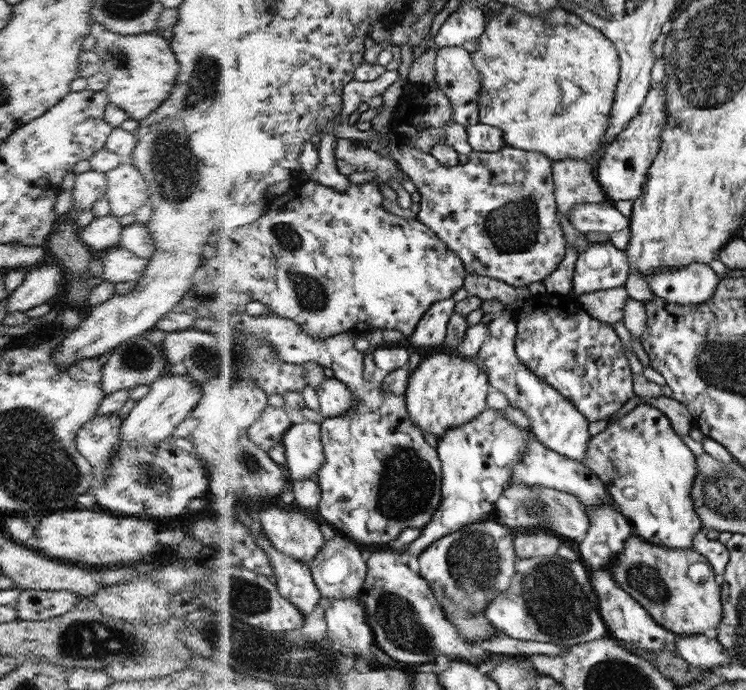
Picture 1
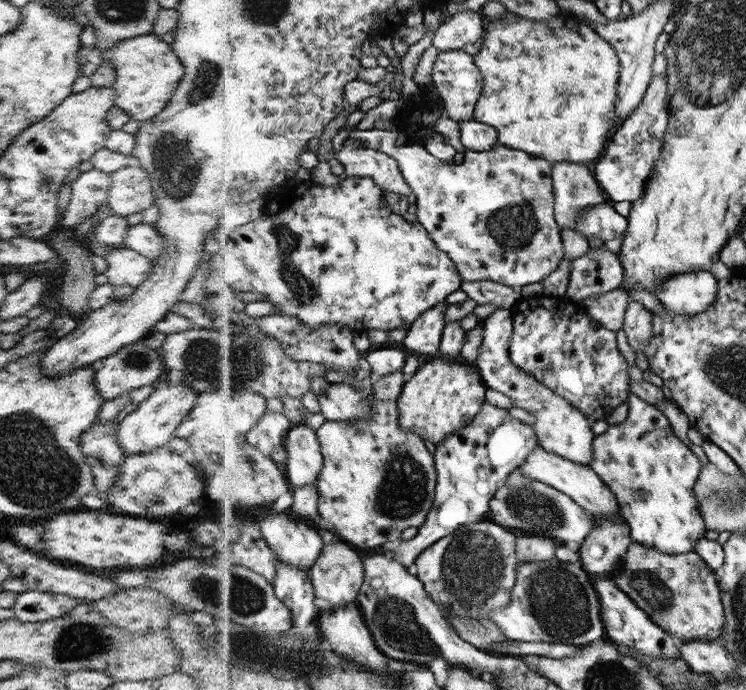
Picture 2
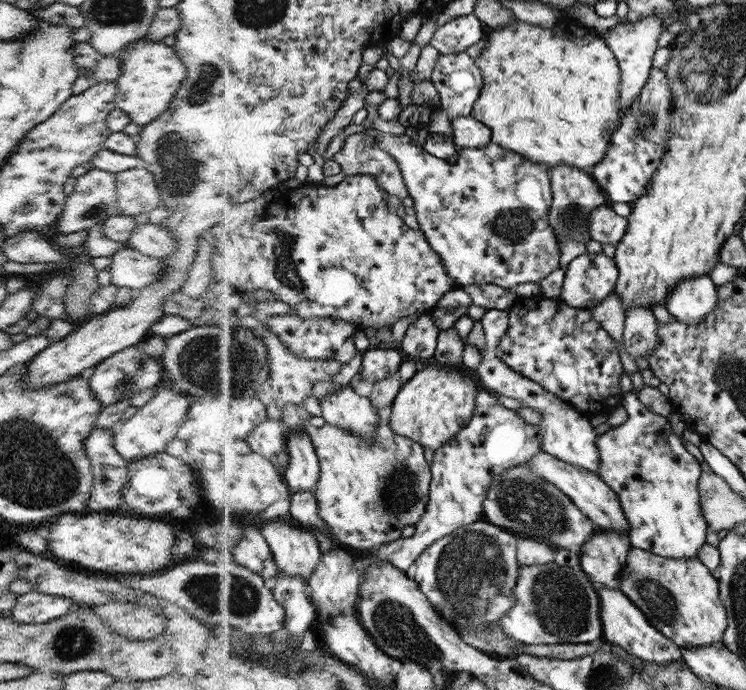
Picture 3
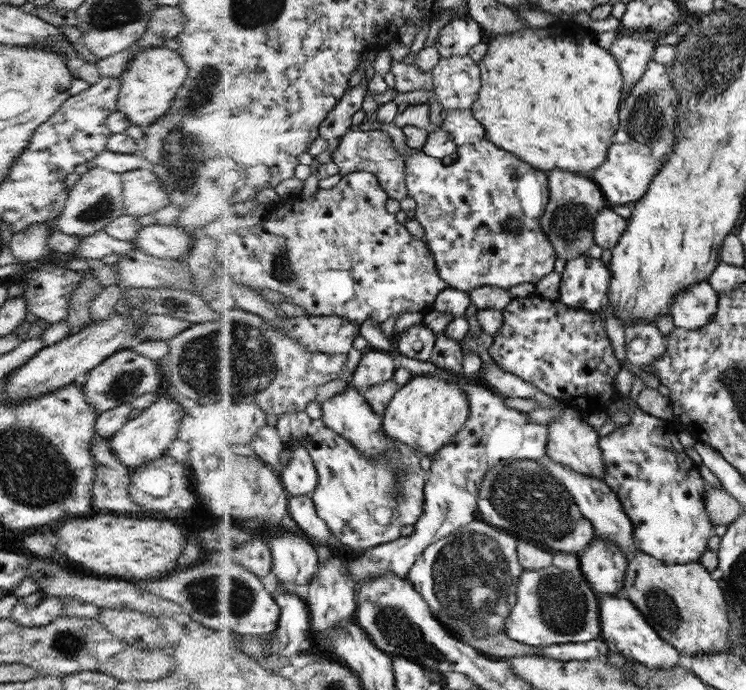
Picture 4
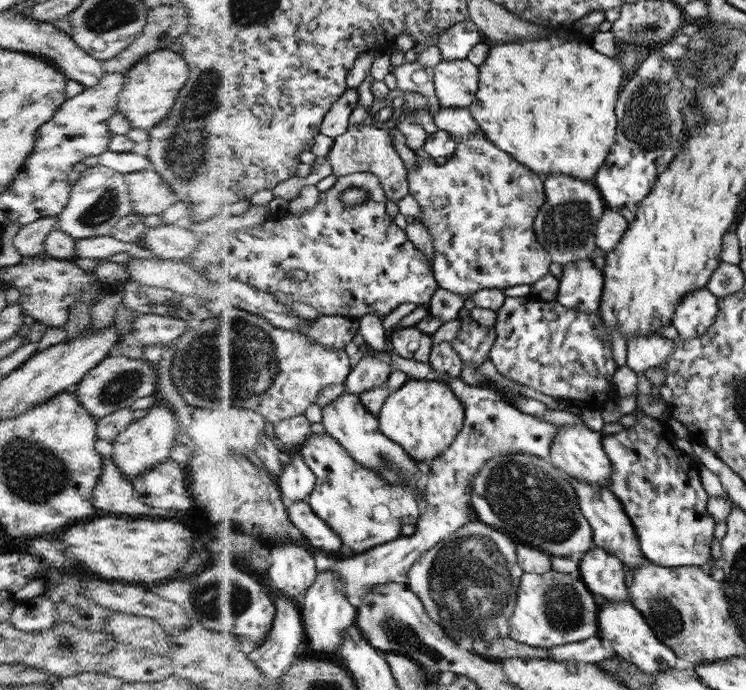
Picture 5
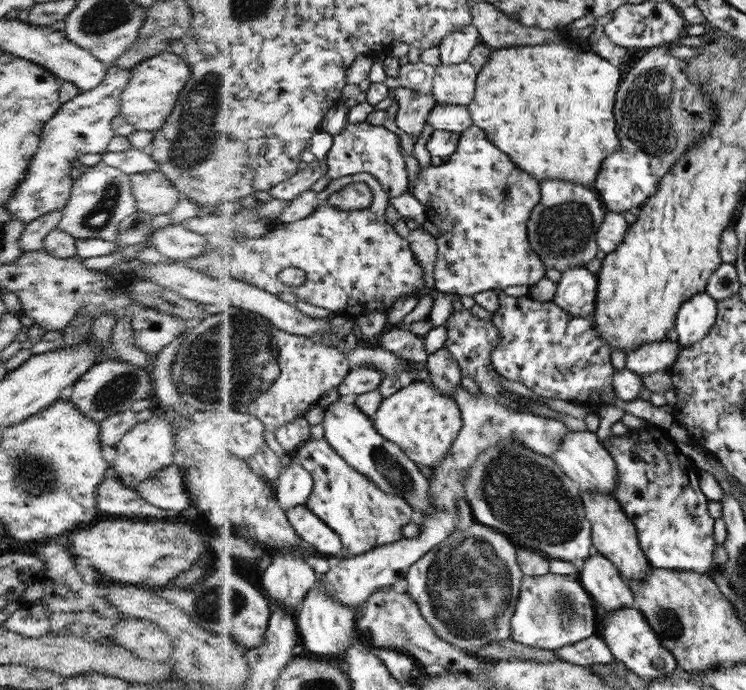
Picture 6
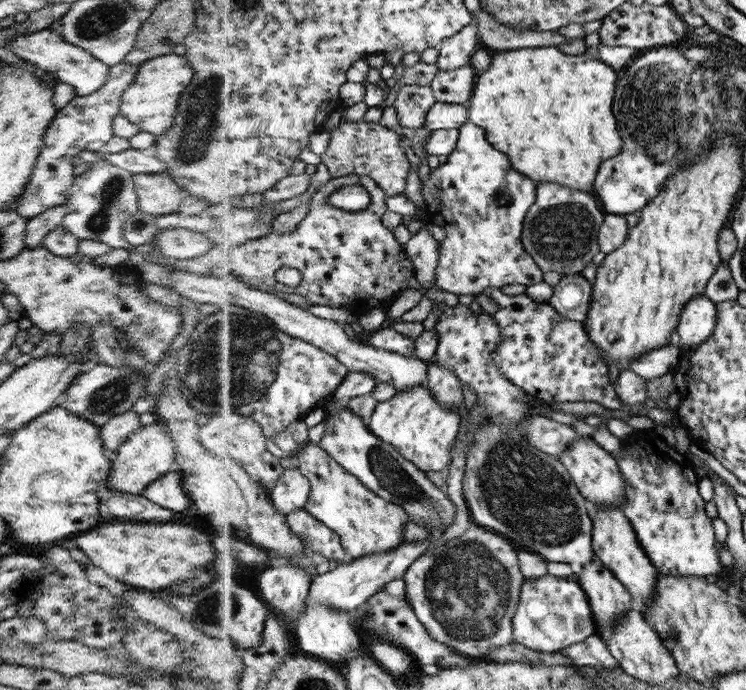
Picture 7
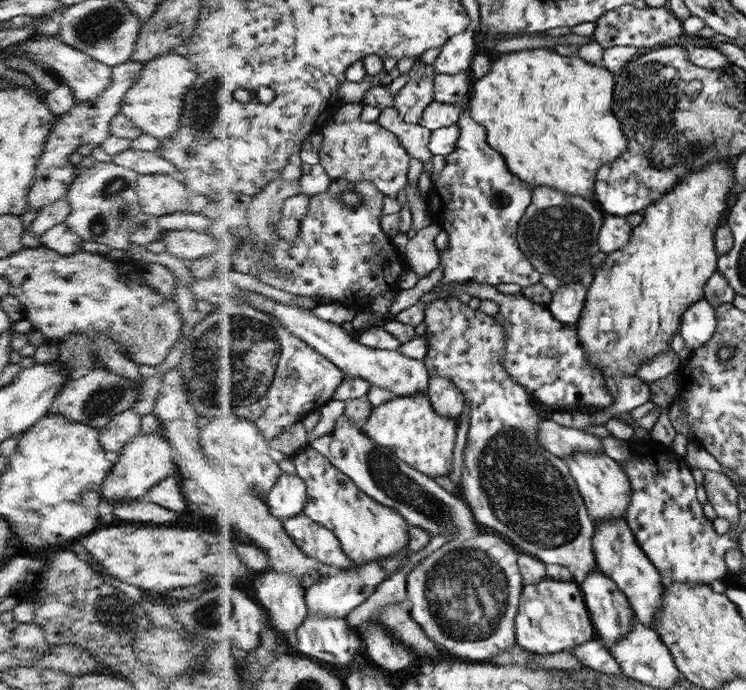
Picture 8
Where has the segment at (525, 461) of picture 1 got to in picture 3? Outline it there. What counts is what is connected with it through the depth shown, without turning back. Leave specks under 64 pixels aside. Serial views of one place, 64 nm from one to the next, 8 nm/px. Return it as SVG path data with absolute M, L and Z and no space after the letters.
M540 451L529 463L526 463L535 475L539 475L548 482L555 484L564 494L569 495L575 505L579 507L584 514L588 515L599 530L618 530L627 534L630 529L630 523L624 514L622 503L619 501L619 495L611 489L607 483L599 477L598 474L572 466L570 462L564 462L563 459L556 458L555 455Z

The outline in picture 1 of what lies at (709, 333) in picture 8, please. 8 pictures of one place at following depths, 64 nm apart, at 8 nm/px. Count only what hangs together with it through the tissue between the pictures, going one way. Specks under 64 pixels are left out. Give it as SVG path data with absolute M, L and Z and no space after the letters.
M693 262L691 265L680 268L665 268L645 278L654 296L667 300L668 303L682 306L707 304L717 296L720 281L719 274L716 274L710 265L699 262Z

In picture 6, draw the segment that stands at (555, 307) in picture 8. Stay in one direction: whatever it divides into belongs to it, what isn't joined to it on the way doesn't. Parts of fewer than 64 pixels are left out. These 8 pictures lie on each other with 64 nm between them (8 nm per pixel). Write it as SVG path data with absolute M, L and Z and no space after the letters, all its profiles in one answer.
M586 264L565 270L556 287L552 303L576 317L586 318L593 315L596 310L598 280L596 274L588 271Z

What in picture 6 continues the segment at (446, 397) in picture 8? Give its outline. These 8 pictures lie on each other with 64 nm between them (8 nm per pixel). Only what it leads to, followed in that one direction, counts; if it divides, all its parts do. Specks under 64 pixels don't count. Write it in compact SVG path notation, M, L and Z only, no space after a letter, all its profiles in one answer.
M440 349L430 355L426 364L430 372L430 381L435 383L444 394L457 399L457 390L463 386L462 366L448 349Z

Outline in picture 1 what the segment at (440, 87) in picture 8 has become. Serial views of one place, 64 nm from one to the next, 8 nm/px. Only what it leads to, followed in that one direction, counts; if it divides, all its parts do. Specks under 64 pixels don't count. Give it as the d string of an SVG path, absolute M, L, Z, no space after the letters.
M440 46L437 58L437 80L440 87L450 95L455 102L455 120L464 126L479 122L478 99L480 88L480 73L473 65L472 55L462 46Z

